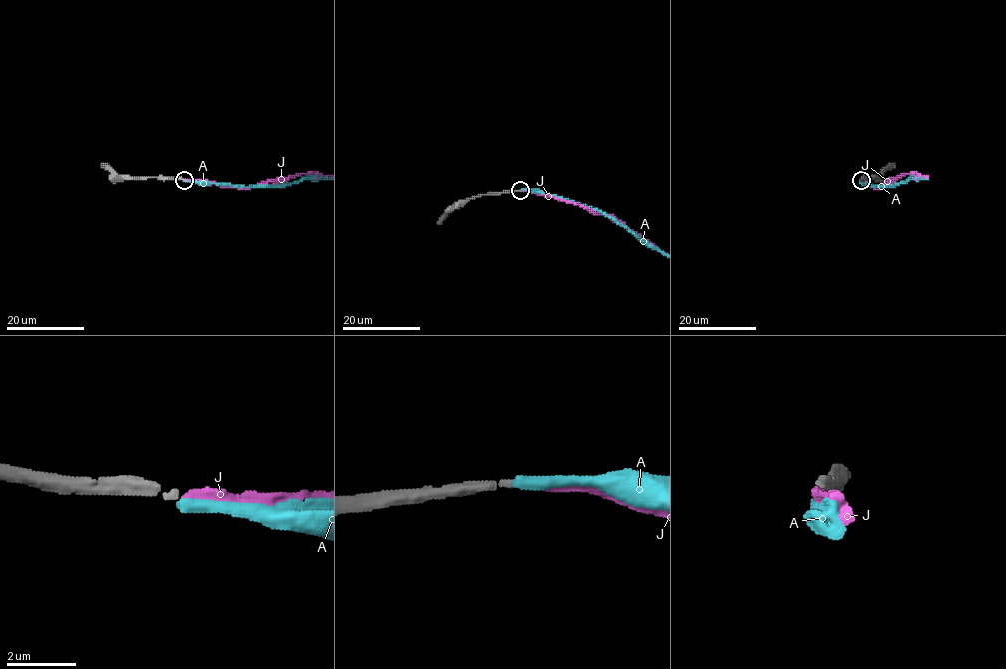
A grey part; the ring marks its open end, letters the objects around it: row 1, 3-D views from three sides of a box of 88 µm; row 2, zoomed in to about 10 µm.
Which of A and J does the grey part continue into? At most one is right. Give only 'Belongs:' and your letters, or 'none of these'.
Belongs: J

